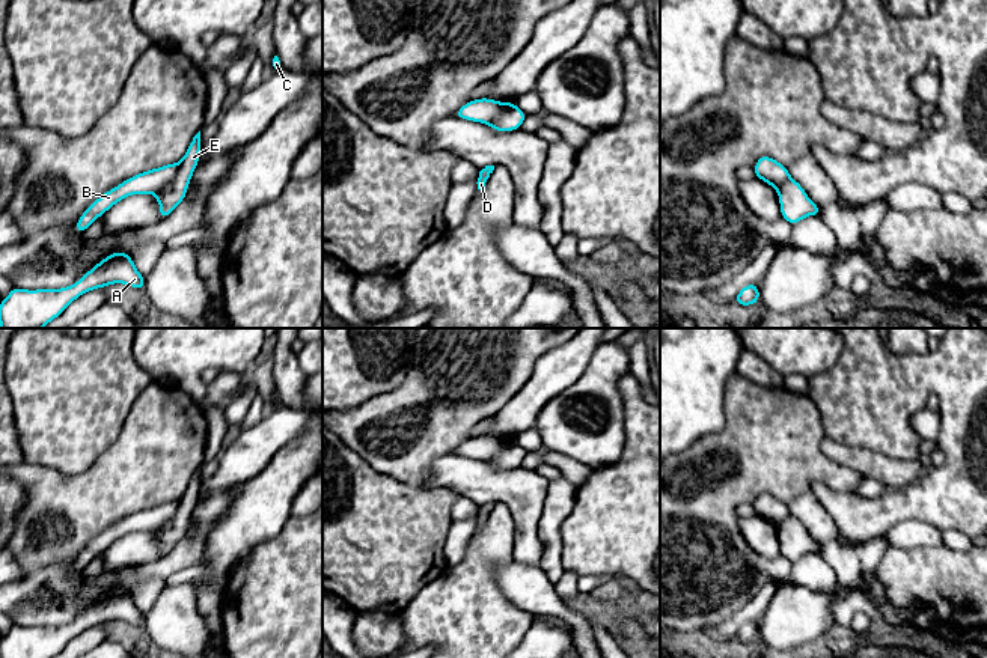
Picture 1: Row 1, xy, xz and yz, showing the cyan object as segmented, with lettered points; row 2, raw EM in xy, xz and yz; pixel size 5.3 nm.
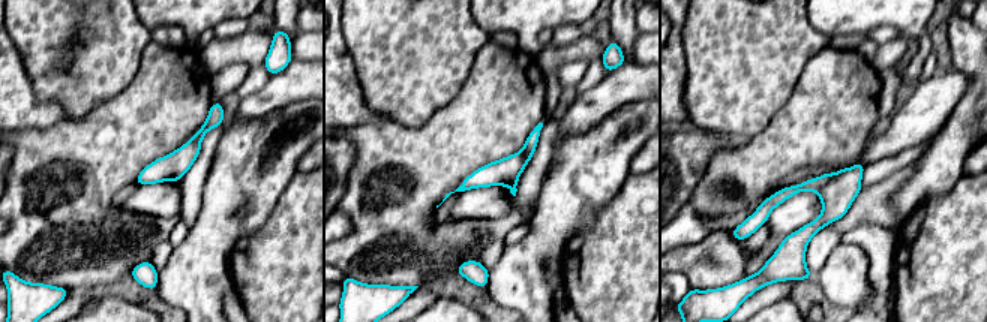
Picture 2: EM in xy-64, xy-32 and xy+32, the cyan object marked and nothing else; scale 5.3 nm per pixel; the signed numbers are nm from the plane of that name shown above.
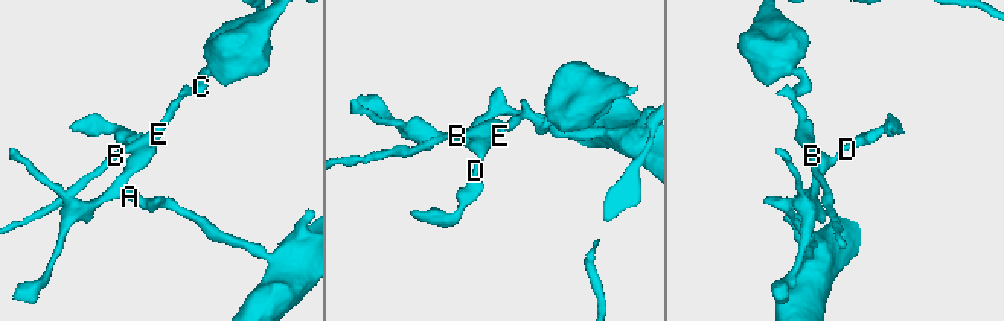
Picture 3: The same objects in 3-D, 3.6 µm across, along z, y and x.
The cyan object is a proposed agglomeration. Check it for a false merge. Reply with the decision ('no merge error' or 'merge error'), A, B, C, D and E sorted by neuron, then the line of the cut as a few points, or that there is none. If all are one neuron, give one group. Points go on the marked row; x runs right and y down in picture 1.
merge error | A D E / B C | xy (181, 163), (177, 173), (154, 193)

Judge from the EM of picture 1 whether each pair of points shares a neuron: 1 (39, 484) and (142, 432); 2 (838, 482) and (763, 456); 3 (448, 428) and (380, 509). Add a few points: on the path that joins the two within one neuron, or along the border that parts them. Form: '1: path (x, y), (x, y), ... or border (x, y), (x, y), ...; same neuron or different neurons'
1: path (65, 484), (92, 484), (118, 458); same neuron
2: path (820, 467), (781, 456); same neuron
3: border (369, 466), (421, 488); different neurons

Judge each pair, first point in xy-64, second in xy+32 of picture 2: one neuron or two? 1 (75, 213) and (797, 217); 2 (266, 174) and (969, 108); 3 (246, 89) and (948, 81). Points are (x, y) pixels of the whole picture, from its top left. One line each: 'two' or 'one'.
1: two
2: one
3: two

